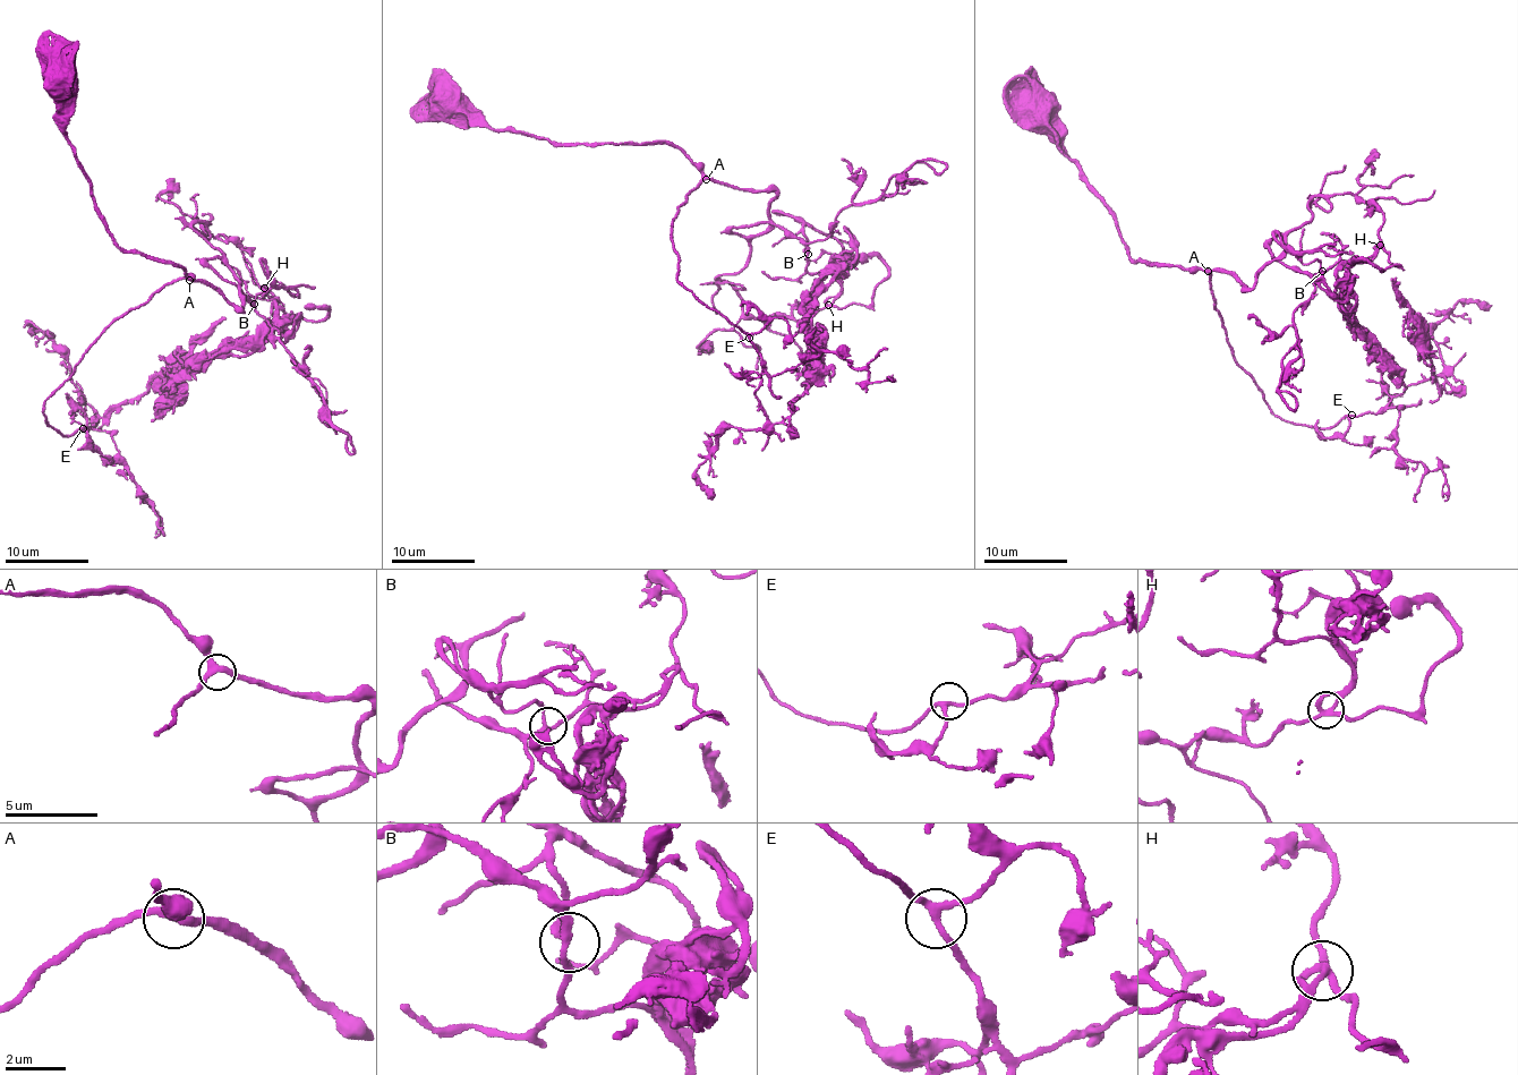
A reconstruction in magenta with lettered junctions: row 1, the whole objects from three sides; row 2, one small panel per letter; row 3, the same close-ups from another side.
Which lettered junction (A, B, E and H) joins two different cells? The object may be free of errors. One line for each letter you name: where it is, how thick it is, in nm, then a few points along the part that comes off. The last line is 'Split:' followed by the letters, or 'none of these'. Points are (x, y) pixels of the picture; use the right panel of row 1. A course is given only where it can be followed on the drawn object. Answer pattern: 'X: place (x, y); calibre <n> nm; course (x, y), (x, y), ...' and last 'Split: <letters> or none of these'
Split: none of these

